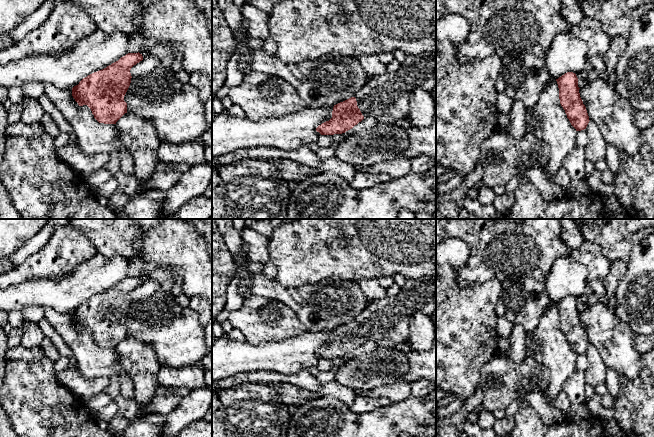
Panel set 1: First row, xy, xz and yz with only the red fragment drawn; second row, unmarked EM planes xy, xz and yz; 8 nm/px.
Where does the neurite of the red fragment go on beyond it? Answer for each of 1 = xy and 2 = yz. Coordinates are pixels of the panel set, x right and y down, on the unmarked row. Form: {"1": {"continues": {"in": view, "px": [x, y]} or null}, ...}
{"1": {"continues": null}, "2": {"continues": null}}

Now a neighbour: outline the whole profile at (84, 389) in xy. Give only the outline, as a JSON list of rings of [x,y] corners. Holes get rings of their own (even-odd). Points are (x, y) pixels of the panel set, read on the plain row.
[[[76,367],[56,372],[56,377],[59,384],[84,403],[97,394],[105,393],[109,385],[109,380],[106,377],[92,380],[84,378]]]

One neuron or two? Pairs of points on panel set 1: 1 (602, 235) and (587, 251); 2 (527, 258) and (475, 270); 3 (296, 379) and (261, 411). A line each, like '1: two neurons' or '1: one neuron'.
1: two neurons
2: one neuron
3: two neurons

